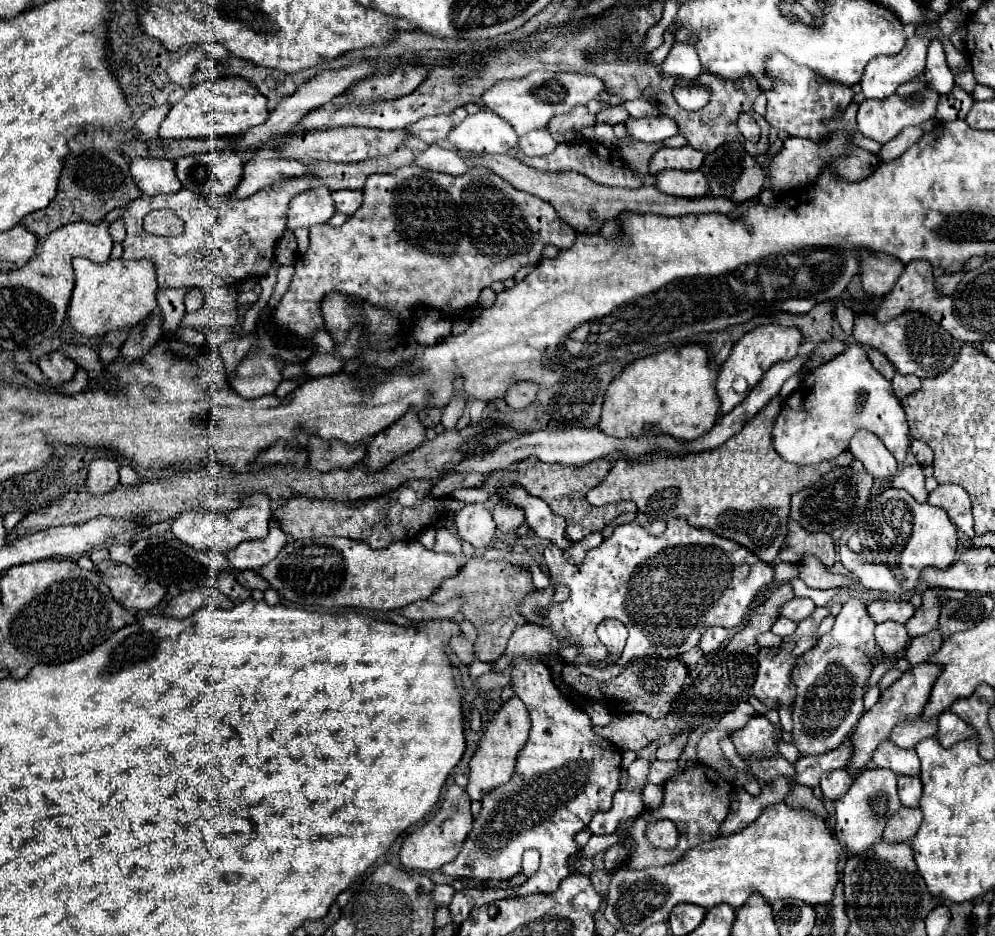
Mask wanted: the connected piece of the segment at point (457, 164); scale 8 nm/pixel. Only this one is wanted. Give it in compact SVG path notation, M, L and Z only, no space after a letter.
M432 144L426 152L422 152L416 158L416 164L422 166L424 170L444 172L444 174L452 174L452 176L466 174L470 170L470 164L464 158L460 158L454 150L440 148L436 144Z

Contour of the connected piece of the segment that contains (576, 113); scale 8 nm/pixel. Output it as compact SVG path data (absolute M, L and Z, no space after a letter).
M578 106L568 114L552 118L546 130L550 134L564 134L564 132L580 132L584 126L594 126L594 114L590 114L584 106Z

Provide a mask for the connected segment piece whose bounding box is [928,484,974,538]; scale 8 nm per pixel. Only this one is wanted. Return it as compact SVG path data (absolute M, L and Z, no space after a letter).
M942 484L936 490L930 492L928 496L928 504L942 508L950 520L968 536L974 536L974 528L972 528L972 512L970 512L970 498L966 494L964 488L956 486L956 484Z

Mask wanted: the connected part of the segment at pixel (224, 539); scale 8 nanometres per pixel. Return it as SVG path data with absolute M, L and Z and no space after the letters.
M252 494L252 498L244 498L244 502L240 502L240 506L230 512L184 510L184 514L178 514L178 518L172 522L172 532L178 540L196 550L216 550L224 554L244 540L264 538L268 534L268 520L272 514L270 504L272 500L268 494Z

